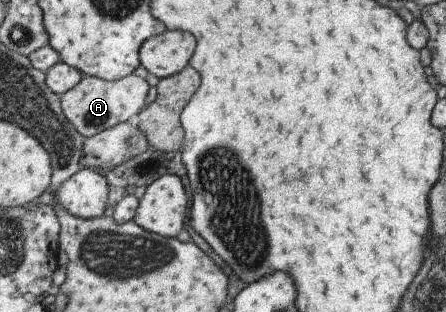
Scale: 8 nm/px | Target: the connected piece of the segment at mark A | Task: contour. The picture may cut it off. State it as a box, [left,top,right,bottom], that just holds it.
[59,73,148,137]

